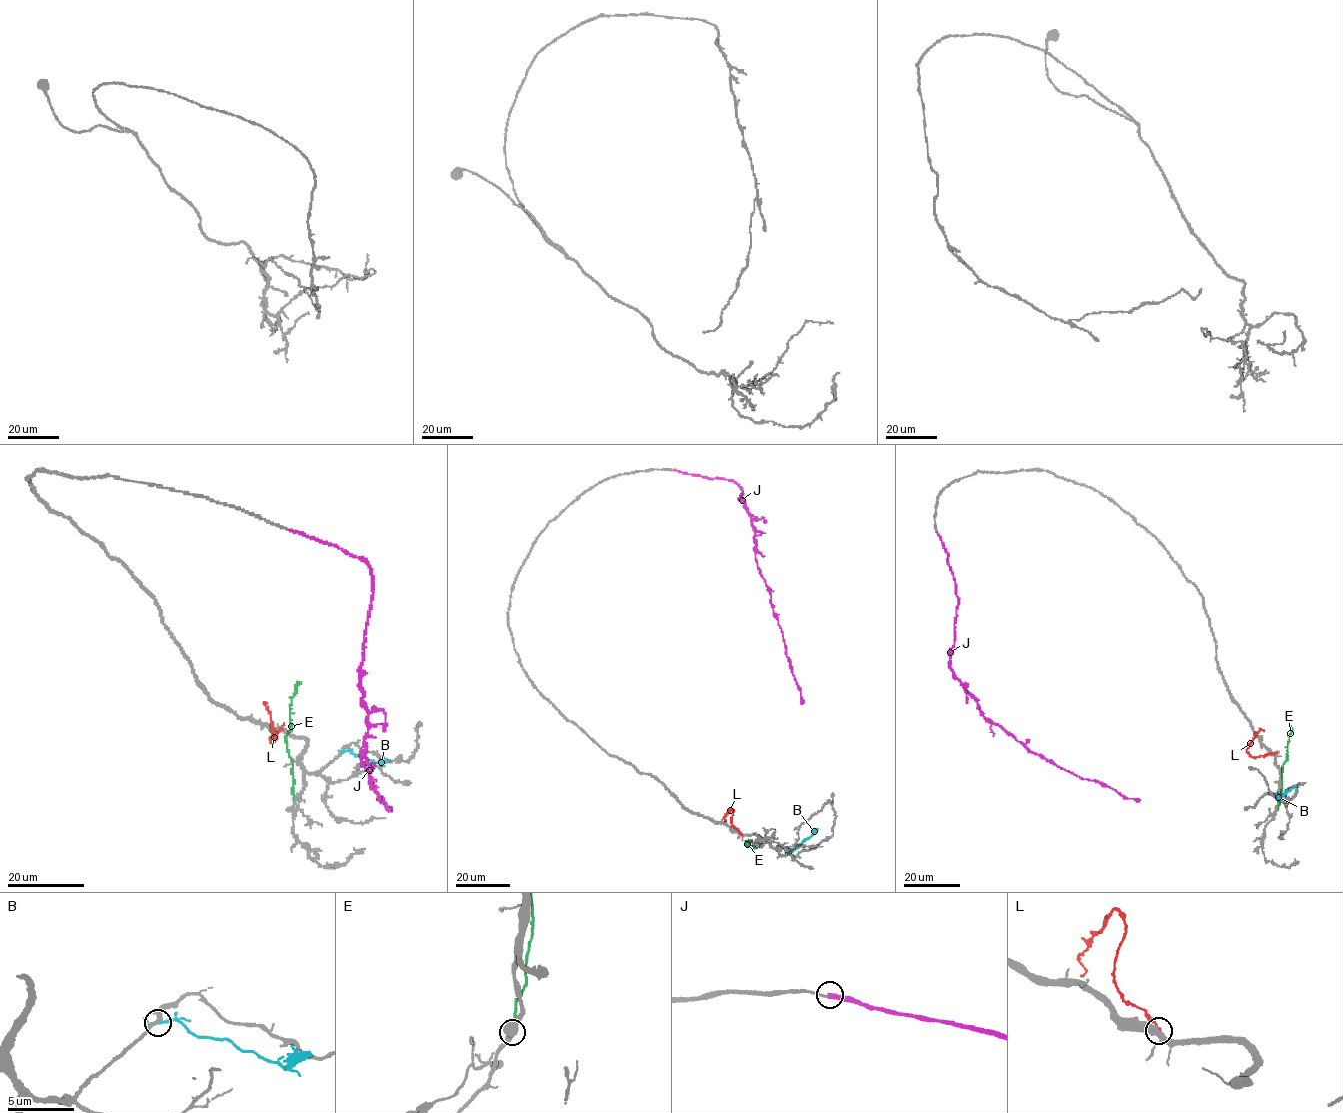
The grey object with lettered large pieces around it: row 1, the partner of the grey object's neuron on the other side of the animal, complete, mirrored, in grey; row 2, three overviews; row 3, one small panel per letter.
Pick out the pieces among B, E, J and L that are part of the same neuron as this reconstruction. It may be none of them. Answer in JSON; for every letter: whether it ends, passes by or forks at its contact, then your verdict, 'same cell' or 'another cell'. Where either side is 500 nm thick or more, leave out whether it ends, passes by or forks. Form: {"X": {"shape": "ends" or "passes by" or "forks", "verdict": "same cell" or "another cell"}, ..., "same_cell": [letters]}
{"B": {"shape": "ends", "verdict": "another cell"}, "E": {"shape": "ends", "verdict": "another cell"}, "J": {"shape": "ends", "verdict": "same cell"}, "L": {"shape": "passes by", "verdict": "another cell"}, "same_cell": ["J"]}

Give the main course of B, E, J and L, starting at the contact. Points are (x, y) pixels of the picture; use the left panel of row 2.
B: (343, 751), (379, 763), (388, 760)
E: (294, 798), (292, 759), (285, 735), (290, 727), (291, 697), (301, 682)
J: (287, 529), (335, 545), (370, 569), (372, 604), (359, 682), (369, 726), (361, 759), (370, 786), (388, 809)
L: (282, 728), (270, 741), (275, 739), (276, 734), (271, 713), (264, 704)

